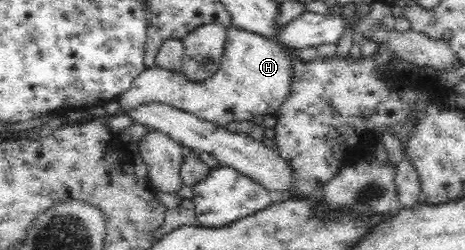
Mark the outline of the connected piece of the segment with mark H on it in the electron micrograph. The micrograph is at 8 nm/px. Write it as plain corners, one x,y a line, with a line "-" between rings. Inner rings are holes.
230,26
227,29
220,69
203,82
190,82
183,73
154,66
146,68
117,103
124,111
158,103
187,111
196,117
225,127
232,121
250,121
256,115
273,114
290,91
292,64
286,50
261,35

